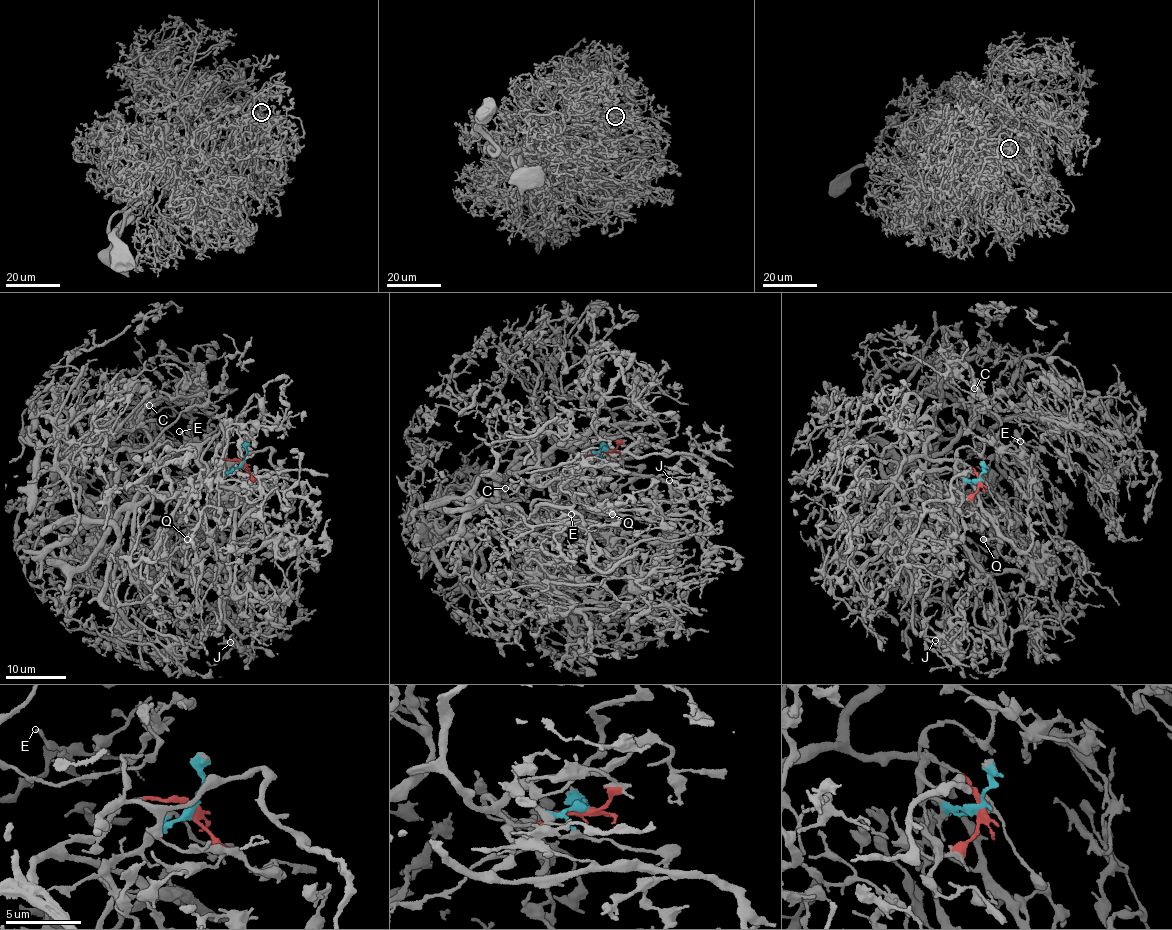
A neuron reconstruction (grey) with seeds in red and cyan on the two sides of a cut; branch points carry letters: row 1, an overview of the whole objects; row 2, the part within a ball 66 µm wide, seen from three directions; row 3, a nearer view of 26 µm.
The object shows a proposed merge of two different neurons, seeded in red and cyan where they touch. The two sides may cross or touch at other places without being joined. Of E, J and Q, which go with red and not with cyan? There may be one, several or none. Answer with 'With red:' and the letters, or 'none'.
With red: E, Q

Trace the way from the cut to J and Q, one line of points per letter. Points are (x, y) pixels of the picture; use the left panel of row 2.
J: (243, 463), (121, 450), (109, 510), (144, 602), (185, 628), (221, 606), (204, 632), (230, 642)
Q: (242, 463), (214, 460), (192, 480), (237, 494), (257, 515), (247, 526), (204, 527), (187, 539)

